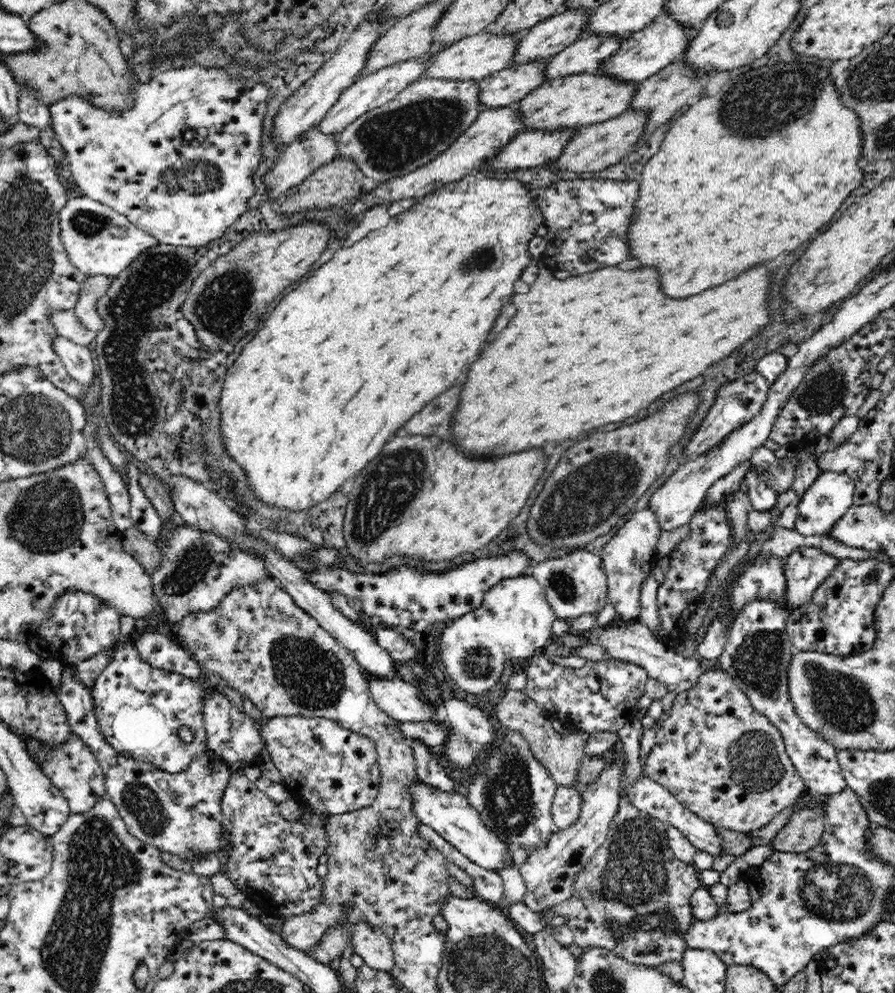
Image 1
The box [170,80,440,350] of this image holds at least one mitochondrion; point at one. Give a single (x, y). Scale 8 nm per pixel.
(226, 300)

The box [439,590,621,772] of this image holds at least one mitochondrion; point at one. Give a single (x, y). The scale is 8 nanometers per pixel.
(477, 664)

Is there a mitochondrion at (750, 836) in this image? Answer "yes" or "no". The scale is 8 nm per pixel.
no

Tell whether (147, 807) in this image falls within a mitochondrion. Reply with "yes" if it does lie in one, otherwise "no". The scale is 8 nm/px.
yes

